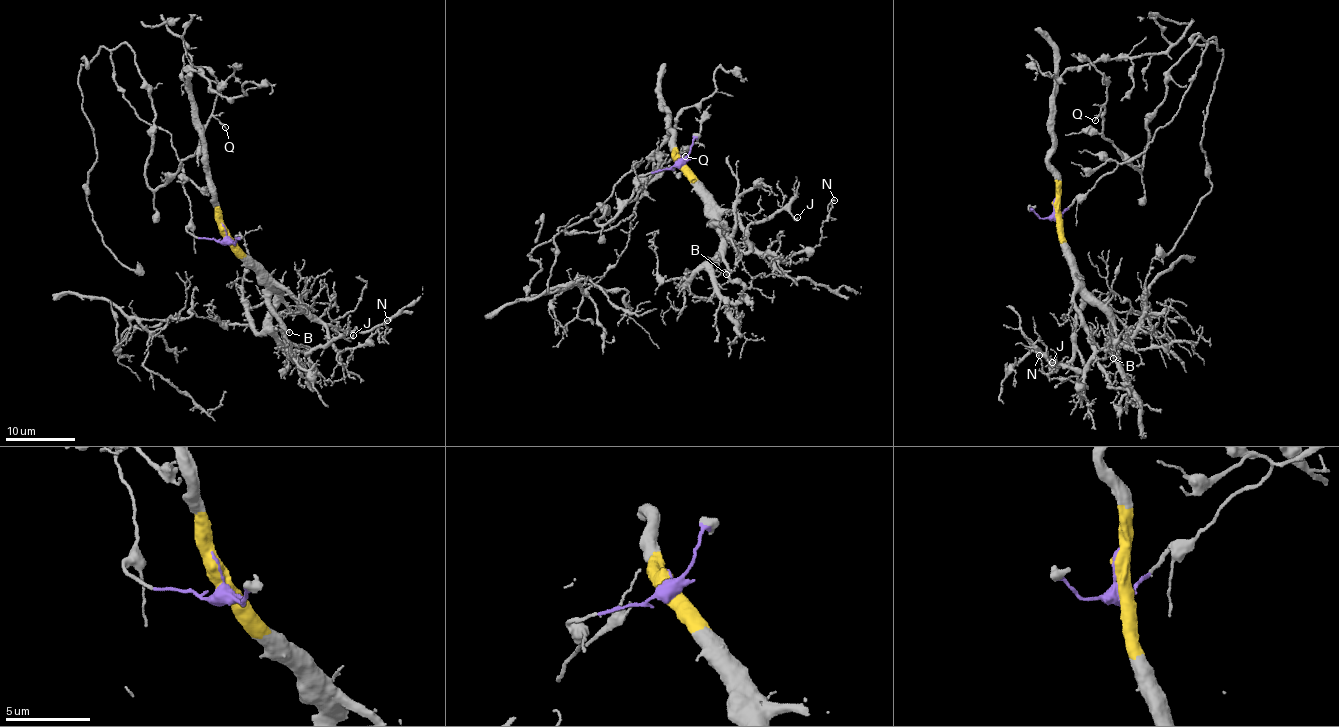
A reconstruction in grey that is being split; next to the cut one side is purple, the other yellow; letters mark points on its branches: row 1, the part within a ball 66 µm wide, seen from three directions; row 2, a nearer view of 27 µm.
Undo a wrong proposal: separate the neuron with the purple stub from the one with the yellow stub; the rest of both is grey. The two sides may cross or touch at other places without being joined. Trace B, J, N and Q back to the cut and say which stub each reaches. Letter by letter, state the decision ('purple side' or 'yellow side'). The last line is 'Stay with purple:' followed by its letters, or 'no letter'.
B: yellow side
J: yellow side
N: yellow side
Q: purple side
Stay with purple: Q

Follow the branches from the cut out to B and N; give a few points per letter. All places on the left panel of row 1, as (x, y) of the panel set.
B: (225, 236), (238, 258), (255, 270), (257, 279), (278, 291), (272, 323), (290, 332)
N: (225, 236), (240, 257), (319, 321), (339, 350), (356, 348), (377, 331), (380, 342), (387, 320)

